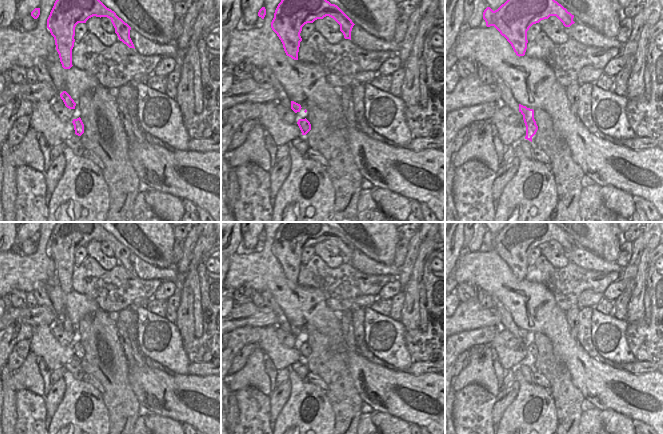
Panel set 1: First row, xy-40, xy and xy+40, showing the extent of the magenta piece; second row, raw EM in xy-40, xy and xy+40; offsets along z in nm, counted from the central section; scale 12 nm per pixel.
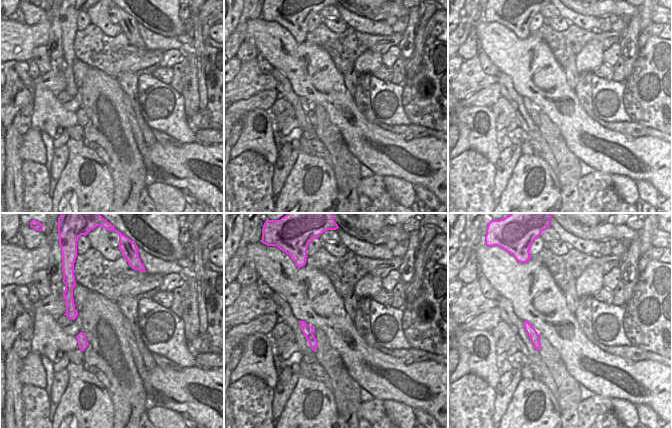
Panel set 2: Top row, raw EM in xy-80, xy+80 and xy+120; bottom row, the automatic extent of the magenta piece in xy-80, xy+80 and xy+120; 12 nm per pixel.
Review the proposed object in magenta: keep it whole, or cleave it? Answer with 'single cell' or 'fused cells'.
fused cells

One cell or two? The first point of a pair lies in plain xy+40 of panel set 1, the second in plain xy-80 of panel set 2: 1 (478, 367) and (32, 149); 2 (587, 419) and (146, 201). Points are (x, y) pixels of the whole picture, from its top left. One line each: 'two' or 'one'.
1: one
2: one

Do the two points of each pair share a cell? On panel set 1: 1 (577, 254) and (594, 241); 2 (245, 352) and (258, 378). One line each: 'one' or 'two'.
1: two
2: two

